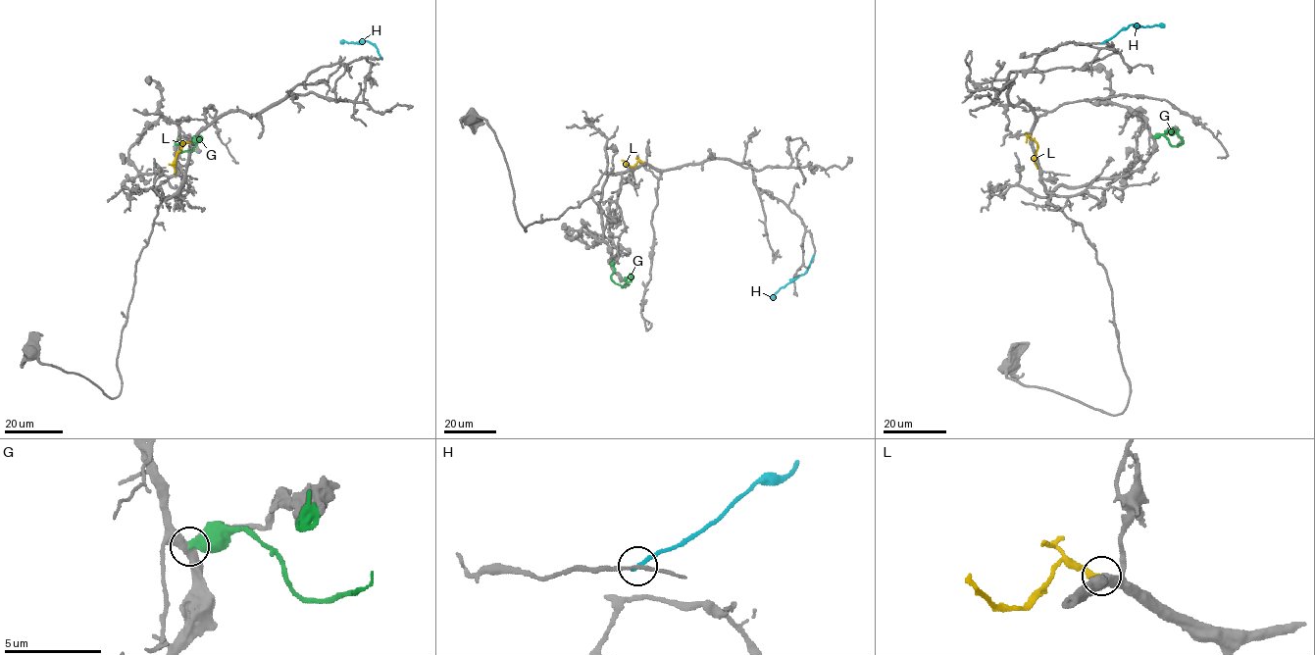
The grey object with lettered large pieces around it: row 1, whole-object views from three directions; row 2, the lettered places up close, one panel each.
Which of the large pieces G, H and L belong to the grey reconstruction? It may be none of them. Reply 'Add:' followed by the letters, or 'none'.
Add: L

